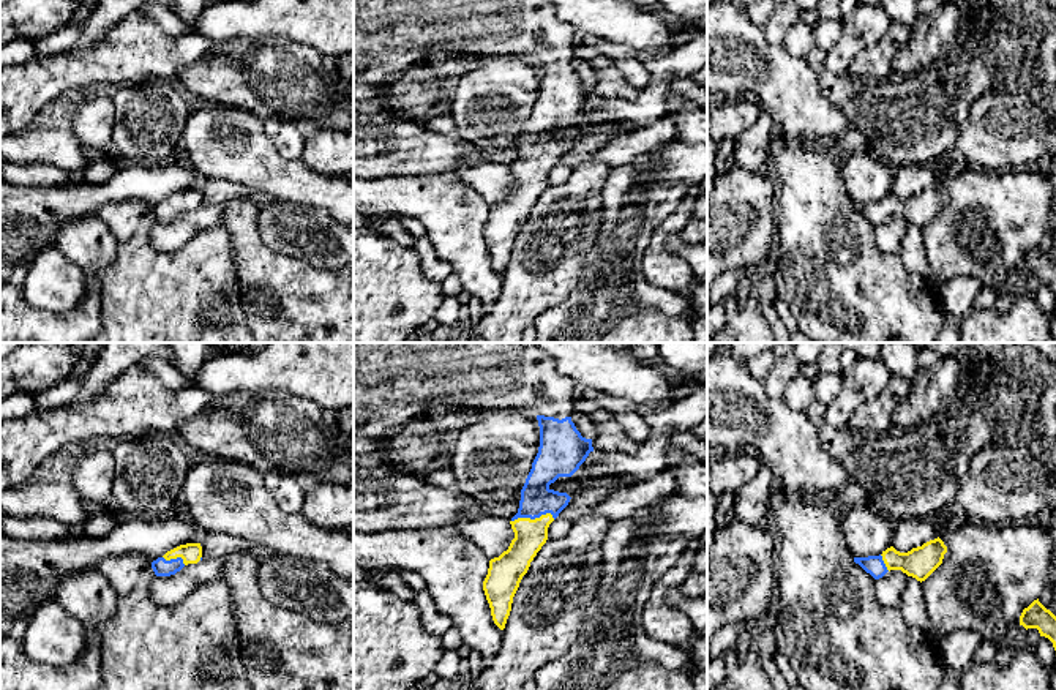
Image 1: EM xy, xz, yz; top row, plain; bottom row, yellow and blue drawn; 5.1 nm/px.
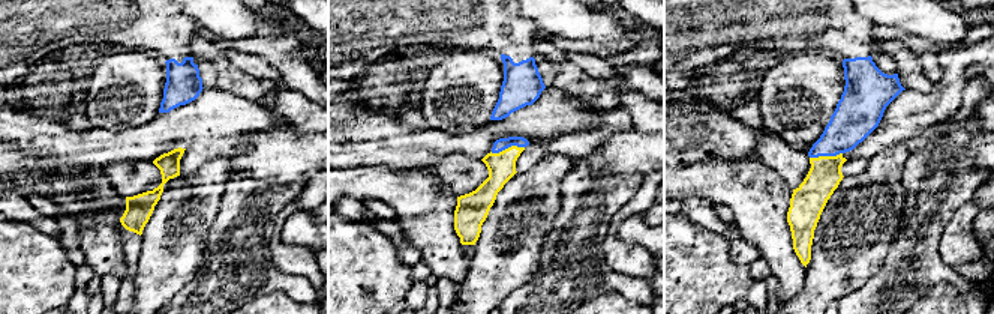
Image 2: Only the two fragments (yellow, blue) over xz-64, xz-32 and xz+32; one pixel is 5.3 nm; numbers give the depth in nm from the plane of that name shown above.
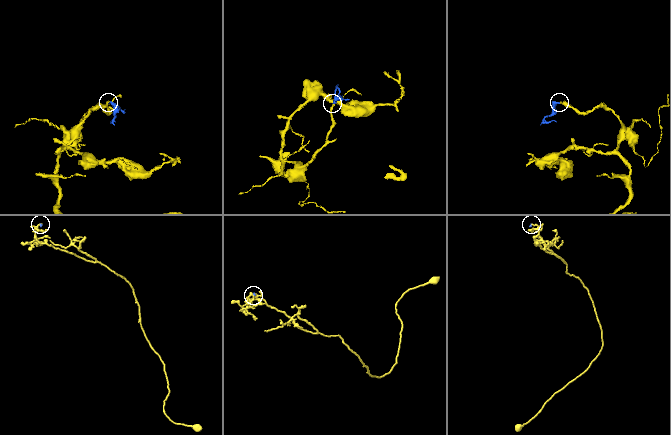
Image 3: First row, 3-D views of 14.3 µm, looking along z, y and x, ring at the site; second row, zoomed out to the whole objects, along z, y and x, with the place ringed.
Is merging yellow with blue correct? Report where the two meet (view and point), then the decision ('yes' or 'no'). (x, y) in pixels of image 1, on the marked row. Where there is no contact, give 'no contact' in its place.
xz (532, 520) | yes

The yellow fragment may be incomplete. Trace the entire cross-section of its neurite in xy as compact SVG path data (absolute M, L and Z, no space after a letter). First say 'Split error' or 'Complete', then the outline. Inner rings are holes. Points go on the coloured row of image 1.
Split error. M186 543L167 551L163 557L152 562L156 576L170 576L188 564L202 561L200 543Z

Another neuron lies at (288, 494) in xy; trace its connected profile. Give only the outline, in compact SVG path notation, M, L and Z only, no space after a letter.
M270 472L265 475L265 486L284 513L301 512L306 493L295 483L294 478L286 474Z

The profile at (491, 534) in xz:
M480 512L459 513L459 527L491 561L508 549L515 532L510 521Z

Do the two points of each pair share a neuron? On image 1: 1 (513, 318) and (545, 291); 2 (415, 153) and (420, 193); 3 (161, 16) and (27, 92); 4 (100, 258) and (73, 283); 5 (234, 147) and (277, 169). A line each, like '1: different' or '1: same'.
1: same
2: different
3: different
4: different
5: same

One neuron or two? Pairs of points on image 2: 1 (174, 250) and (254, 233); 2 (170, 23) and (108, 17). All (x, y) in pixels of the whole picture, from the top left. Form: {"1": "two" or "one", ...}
{"1": "two", "2": "one"}

